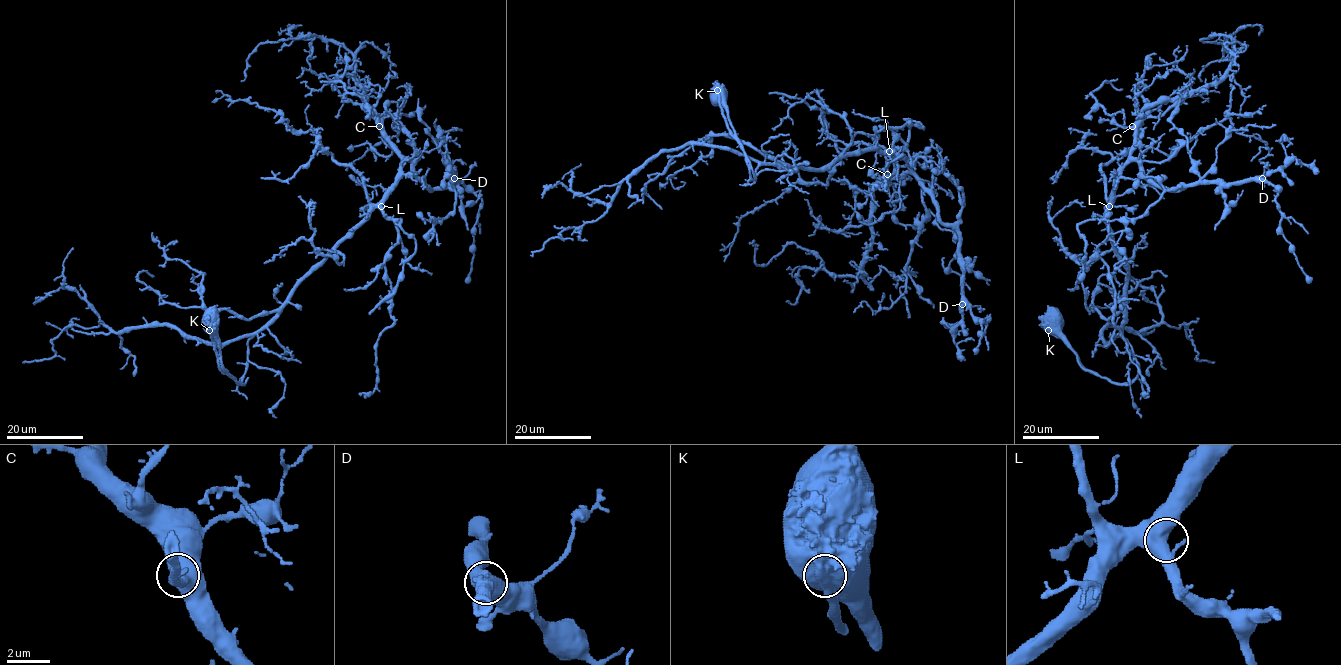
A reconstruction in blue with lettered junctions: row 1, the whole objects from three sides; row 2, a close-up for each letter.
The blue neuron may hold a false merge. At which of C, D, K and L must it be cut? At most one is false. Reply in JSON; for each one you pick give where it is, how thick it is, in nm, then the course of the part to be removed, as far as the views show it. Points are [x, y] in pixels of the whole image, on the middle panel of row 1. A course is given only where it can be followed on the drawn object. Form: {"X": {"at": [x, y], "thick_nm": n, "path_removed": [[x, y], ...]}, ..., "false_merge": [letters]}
{"K": {"at": [717, 90], "thick_nm": 850, "path_removed": [[718, 90], [725, 123], [756, 179]]}, "false_merge": ["K"]}

